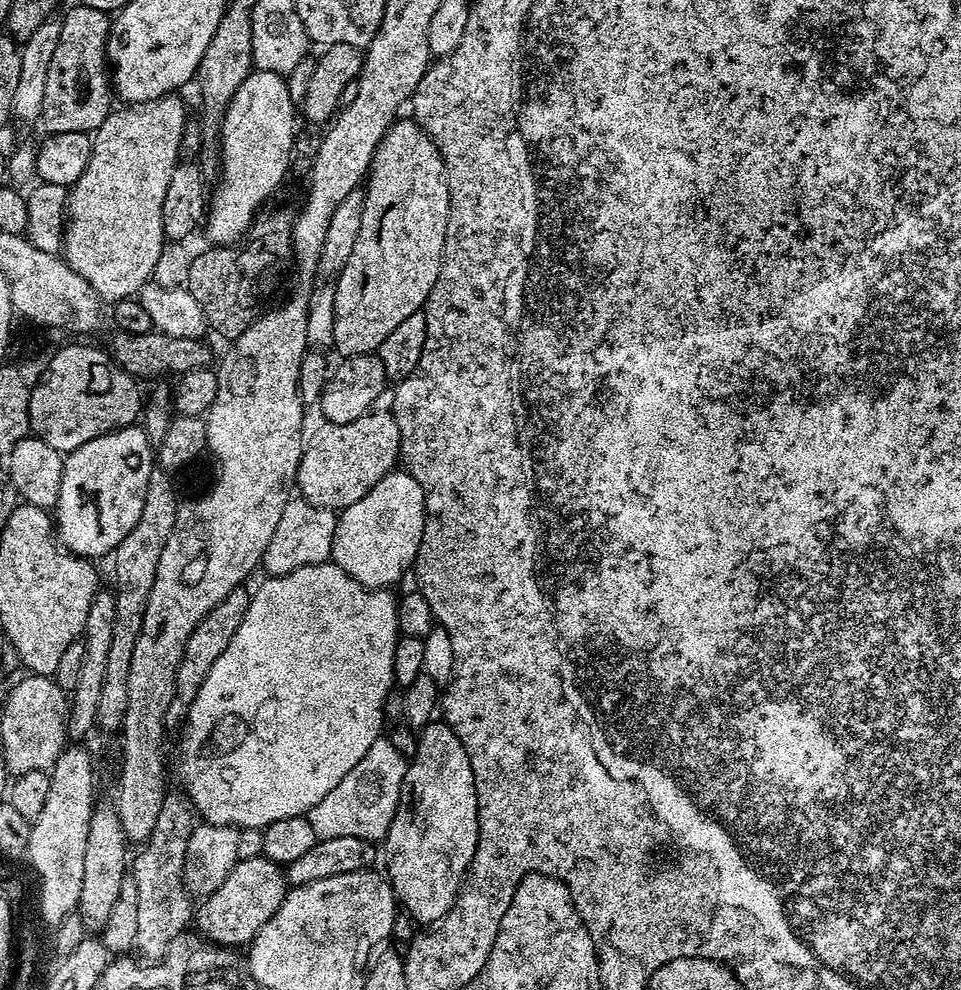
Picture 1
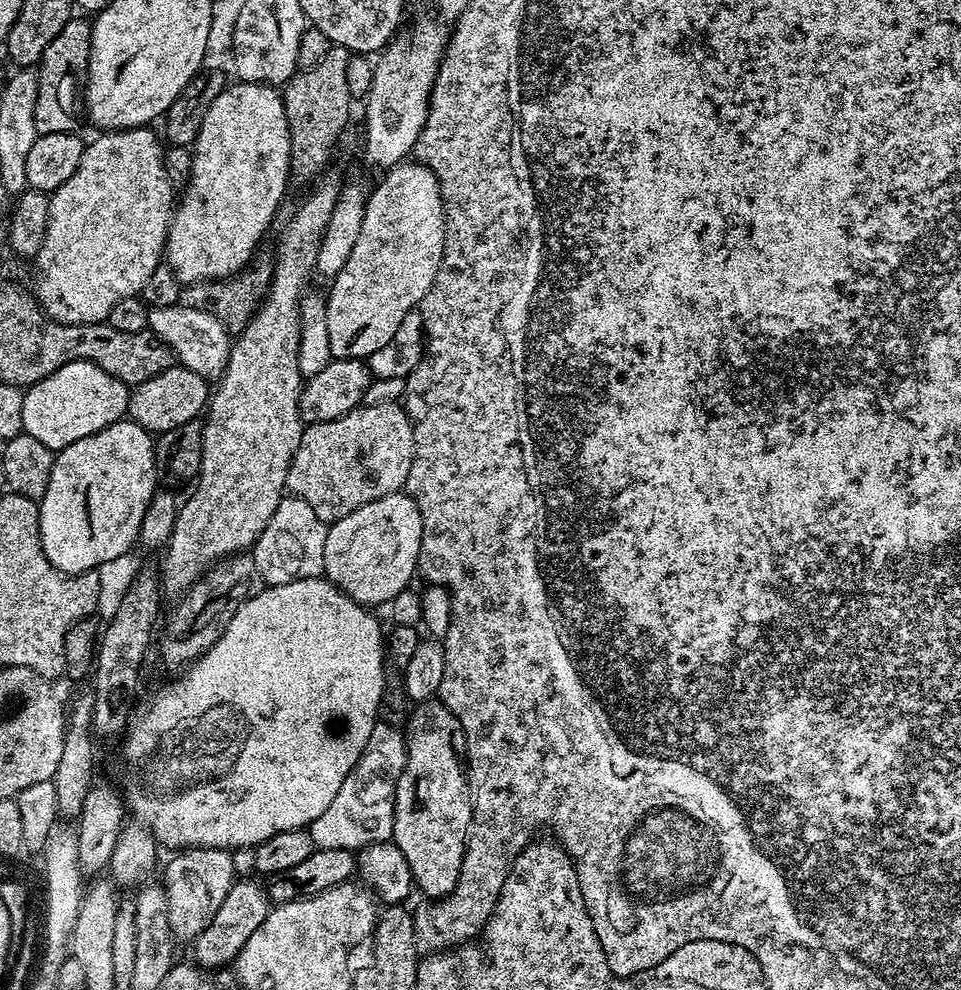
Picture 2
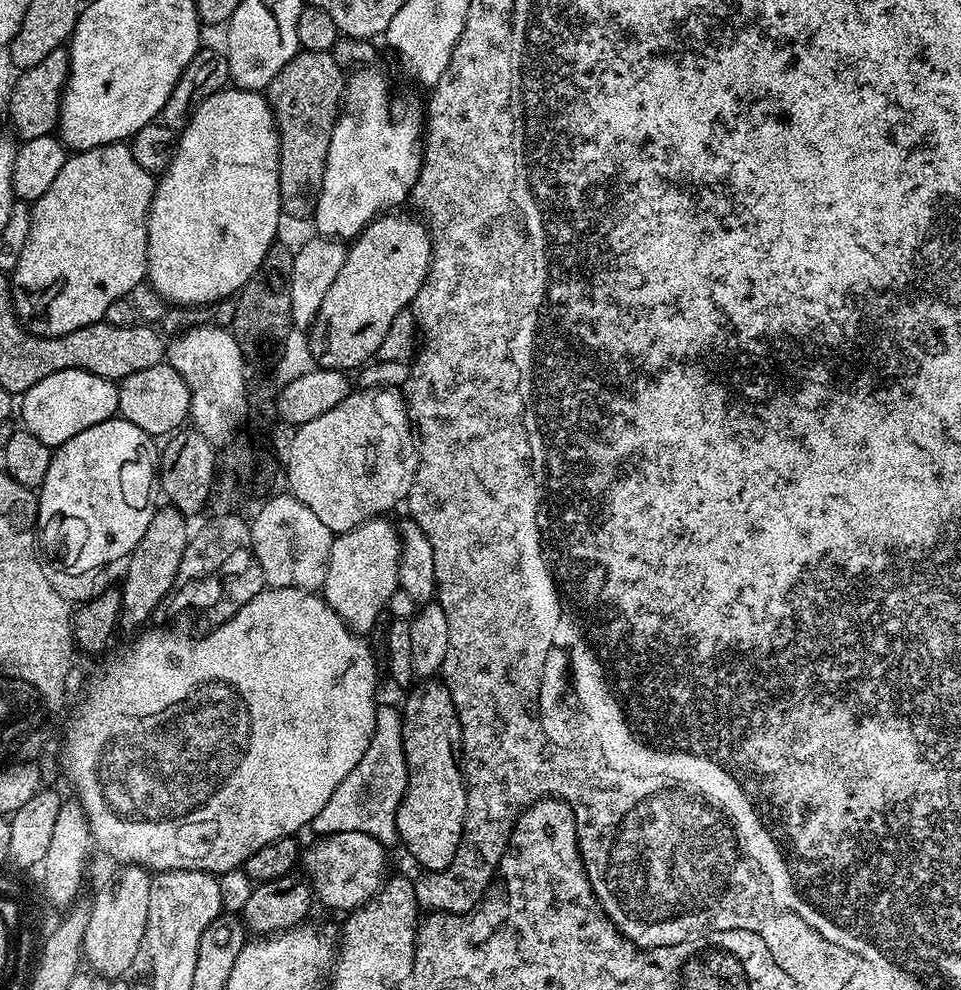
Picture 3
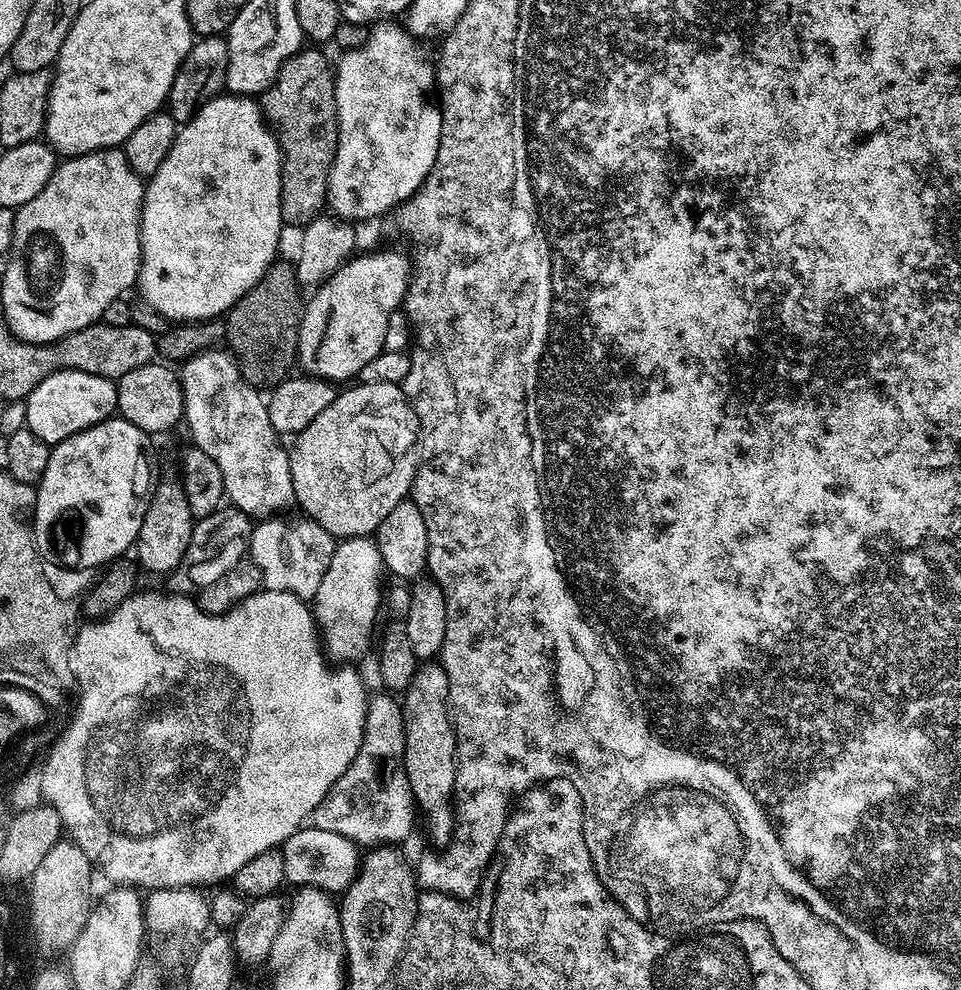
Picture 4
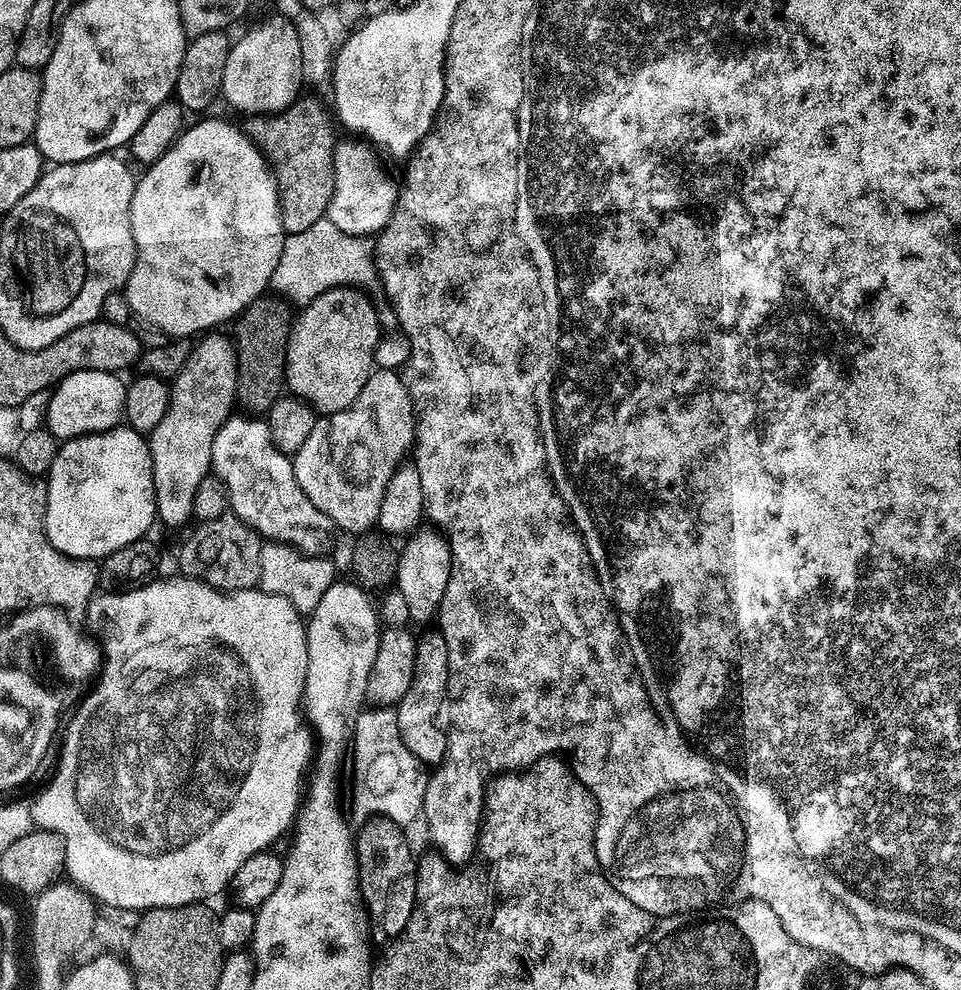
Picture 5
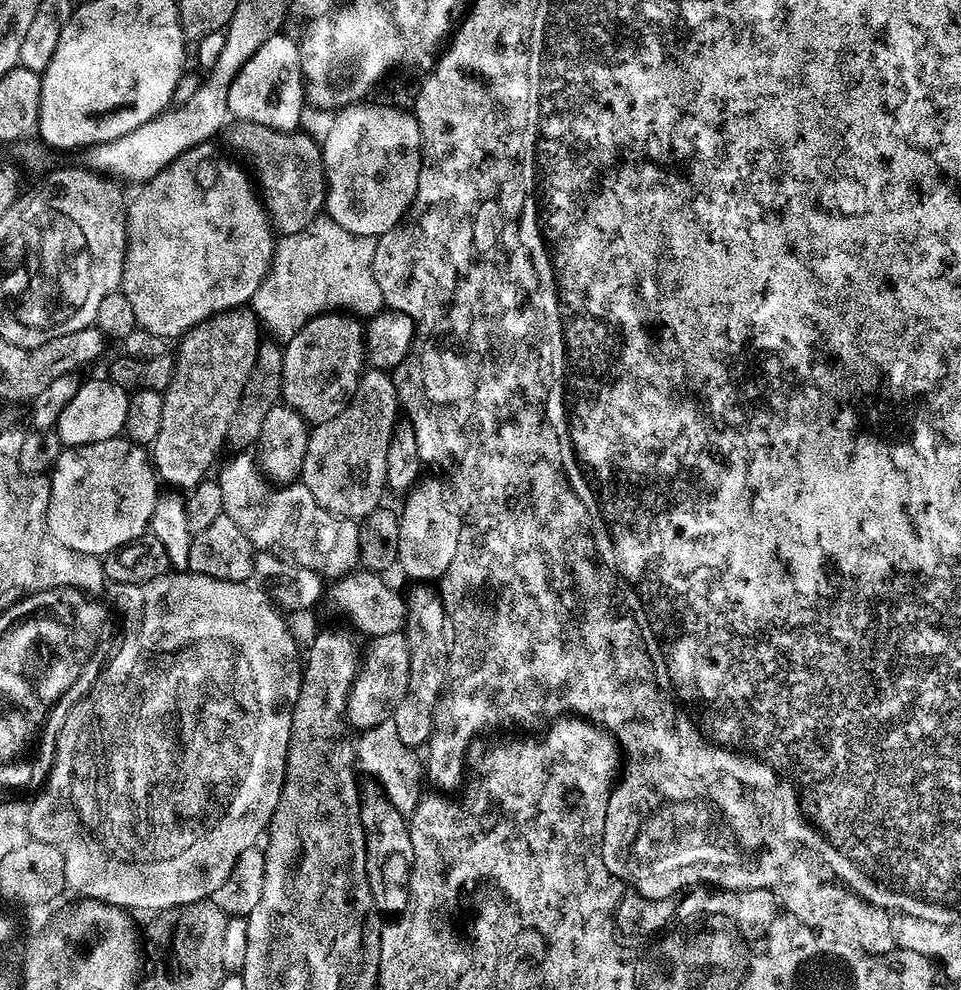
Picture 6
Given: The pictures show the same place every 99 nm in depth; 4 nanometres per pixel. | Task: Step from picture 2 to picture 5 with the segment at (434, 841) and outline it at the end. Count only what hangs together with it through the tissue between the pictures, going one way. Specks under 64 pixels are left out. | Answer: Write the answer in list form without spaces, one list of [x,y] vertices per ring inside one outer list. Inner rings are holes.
[[[432,630],[416,641],[414,654],[414,678],[410,678],[410,690],[395,705],[394,711],[398,718],[398,730],[402,734],[402,742],[414,754],[414,758],[421,765],[439,766],[444,762],[444,755],[448,749],[448,733],[436,725],[436,719],[441,719],[442,709],[448,695],[448,667],[450,658],[446,650],[446,638],[438,630]]]

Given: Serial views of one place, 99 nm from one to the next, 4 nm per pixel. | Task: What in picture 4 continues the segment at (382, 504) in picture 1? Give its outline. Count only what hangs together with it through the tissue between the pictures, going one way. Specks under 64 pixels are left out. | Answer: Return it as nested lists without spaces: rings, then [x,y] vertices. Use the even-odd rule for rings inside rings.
[[[349,537],[343,539],[334,552],[327,567],[325,577],[312,601],[313,619],[316,622],[319,639],[322,641],[323,651],[327,659],[344,660],[340,662],[354,662],[364,656],[368,643],[372,640],[372,627],[376,624],[378,608],[380,606],[380,572],[383,571],[381,554],[375,543],[367,537]]]

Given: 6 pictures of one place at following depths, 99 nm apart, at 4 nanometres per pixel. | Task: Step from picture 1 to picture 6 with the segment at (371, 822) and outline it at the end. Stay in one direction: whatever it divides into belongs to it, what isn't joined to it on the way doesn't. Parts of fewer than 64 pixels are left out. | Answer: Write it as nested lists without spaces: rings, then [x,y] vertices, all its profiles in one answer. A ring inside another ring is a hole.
[[[391,718],[378,722],[376,726],[370,726],[363,729],[359,733],[358,739],[354,744],[354,760],[358,765],[359,771],[364,772],[368,776],[373,776],[380,783],[379,791],[388,799],[395,808],[402,813],[410,814],[416,809],[416,805],[422,799],[422,791],[420,792],[420,783],[424,780],[424,768],[420,765],[420,760],[415,751],[406,746],[406,742],[402,742],[402,738],[398,738],[398,726]]]

